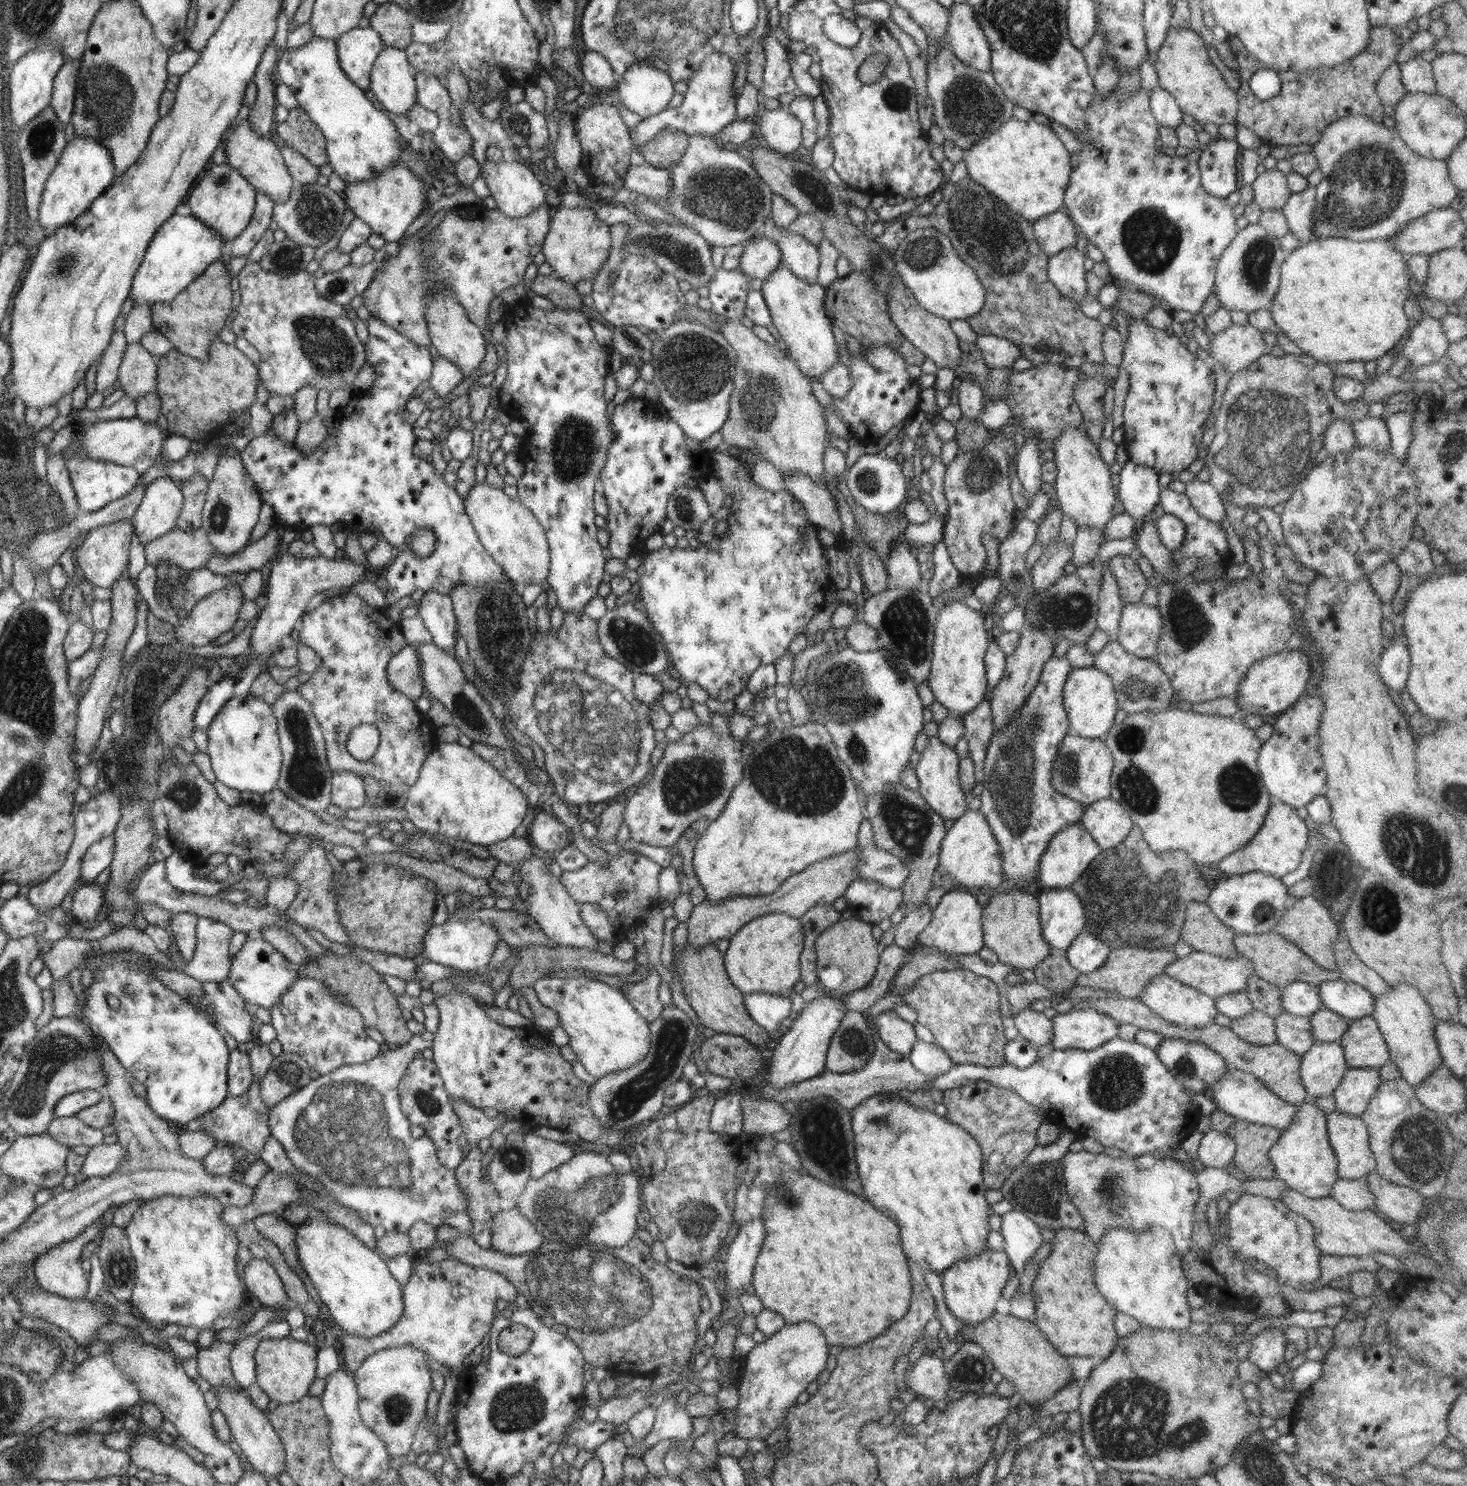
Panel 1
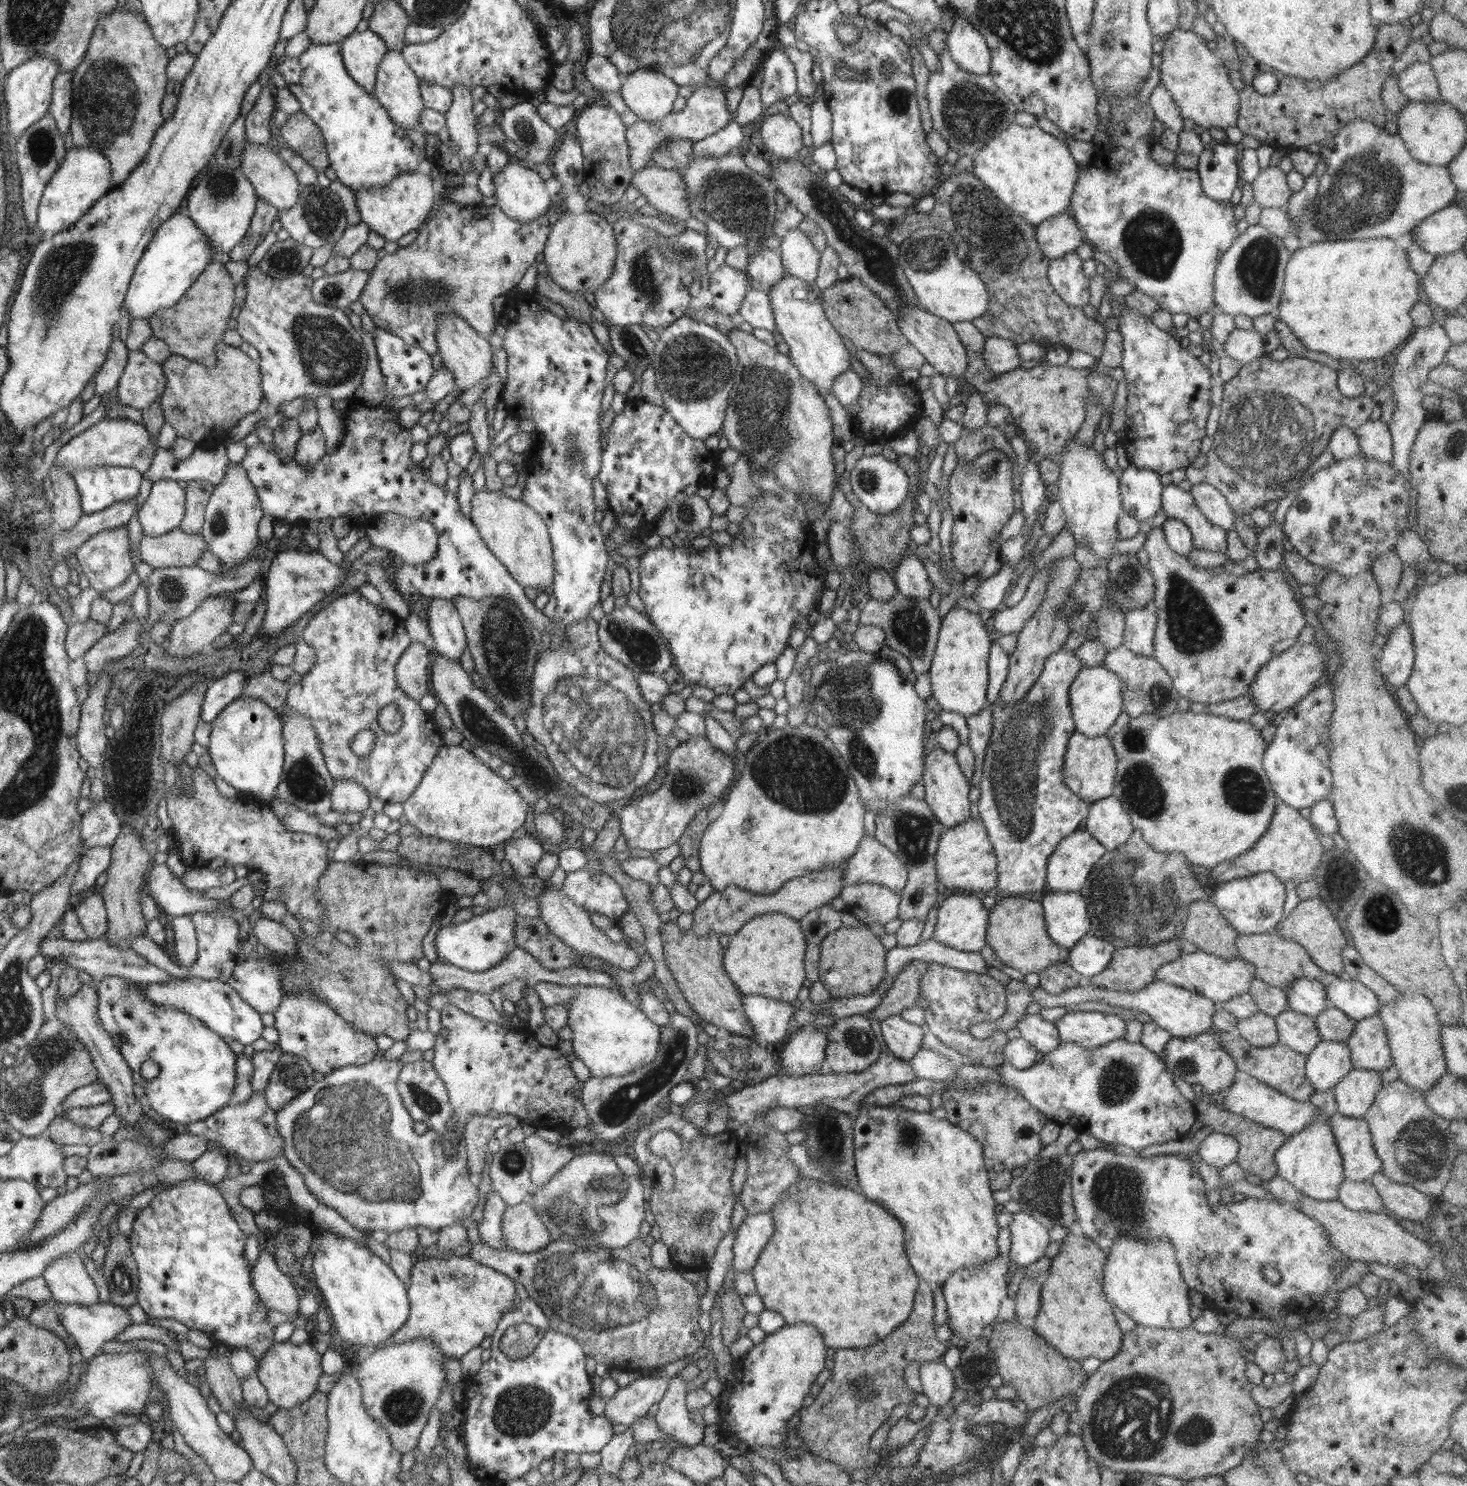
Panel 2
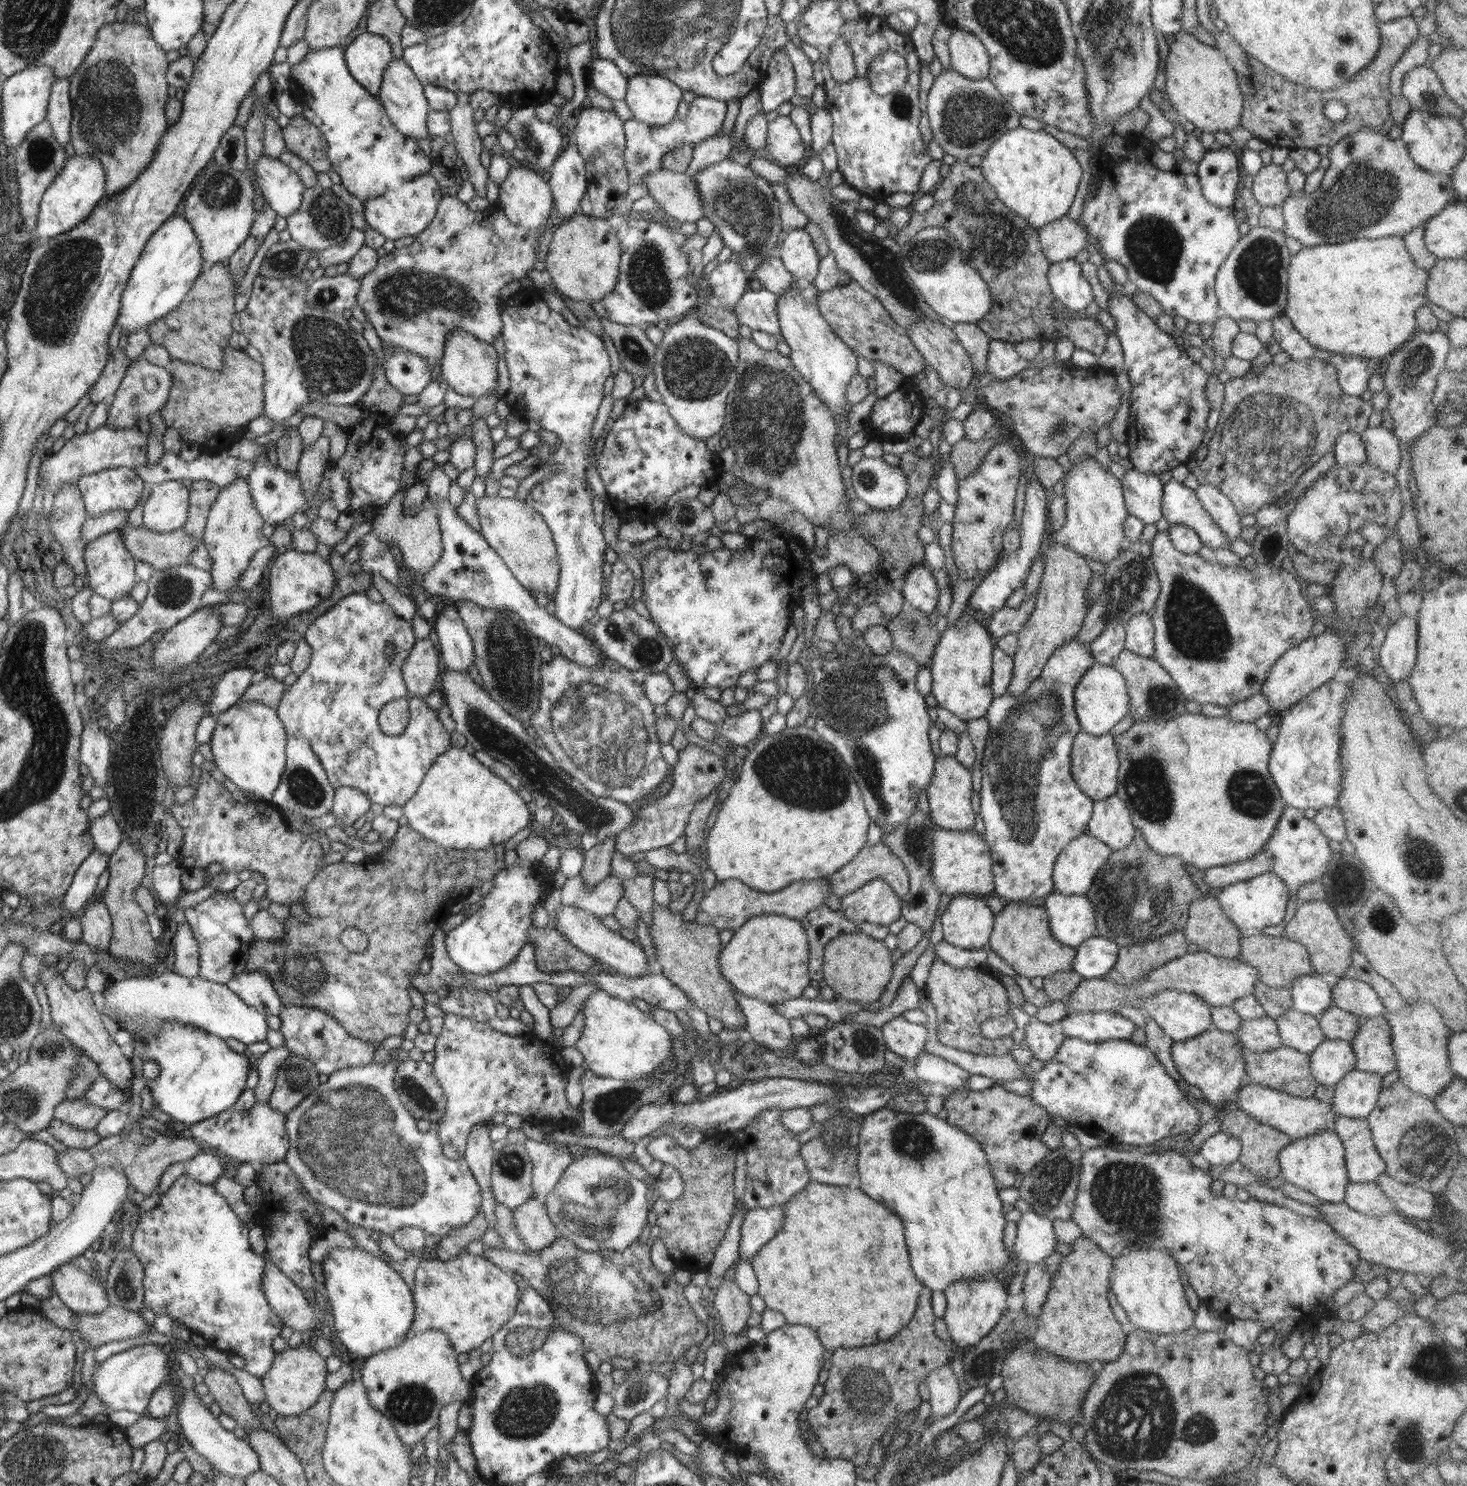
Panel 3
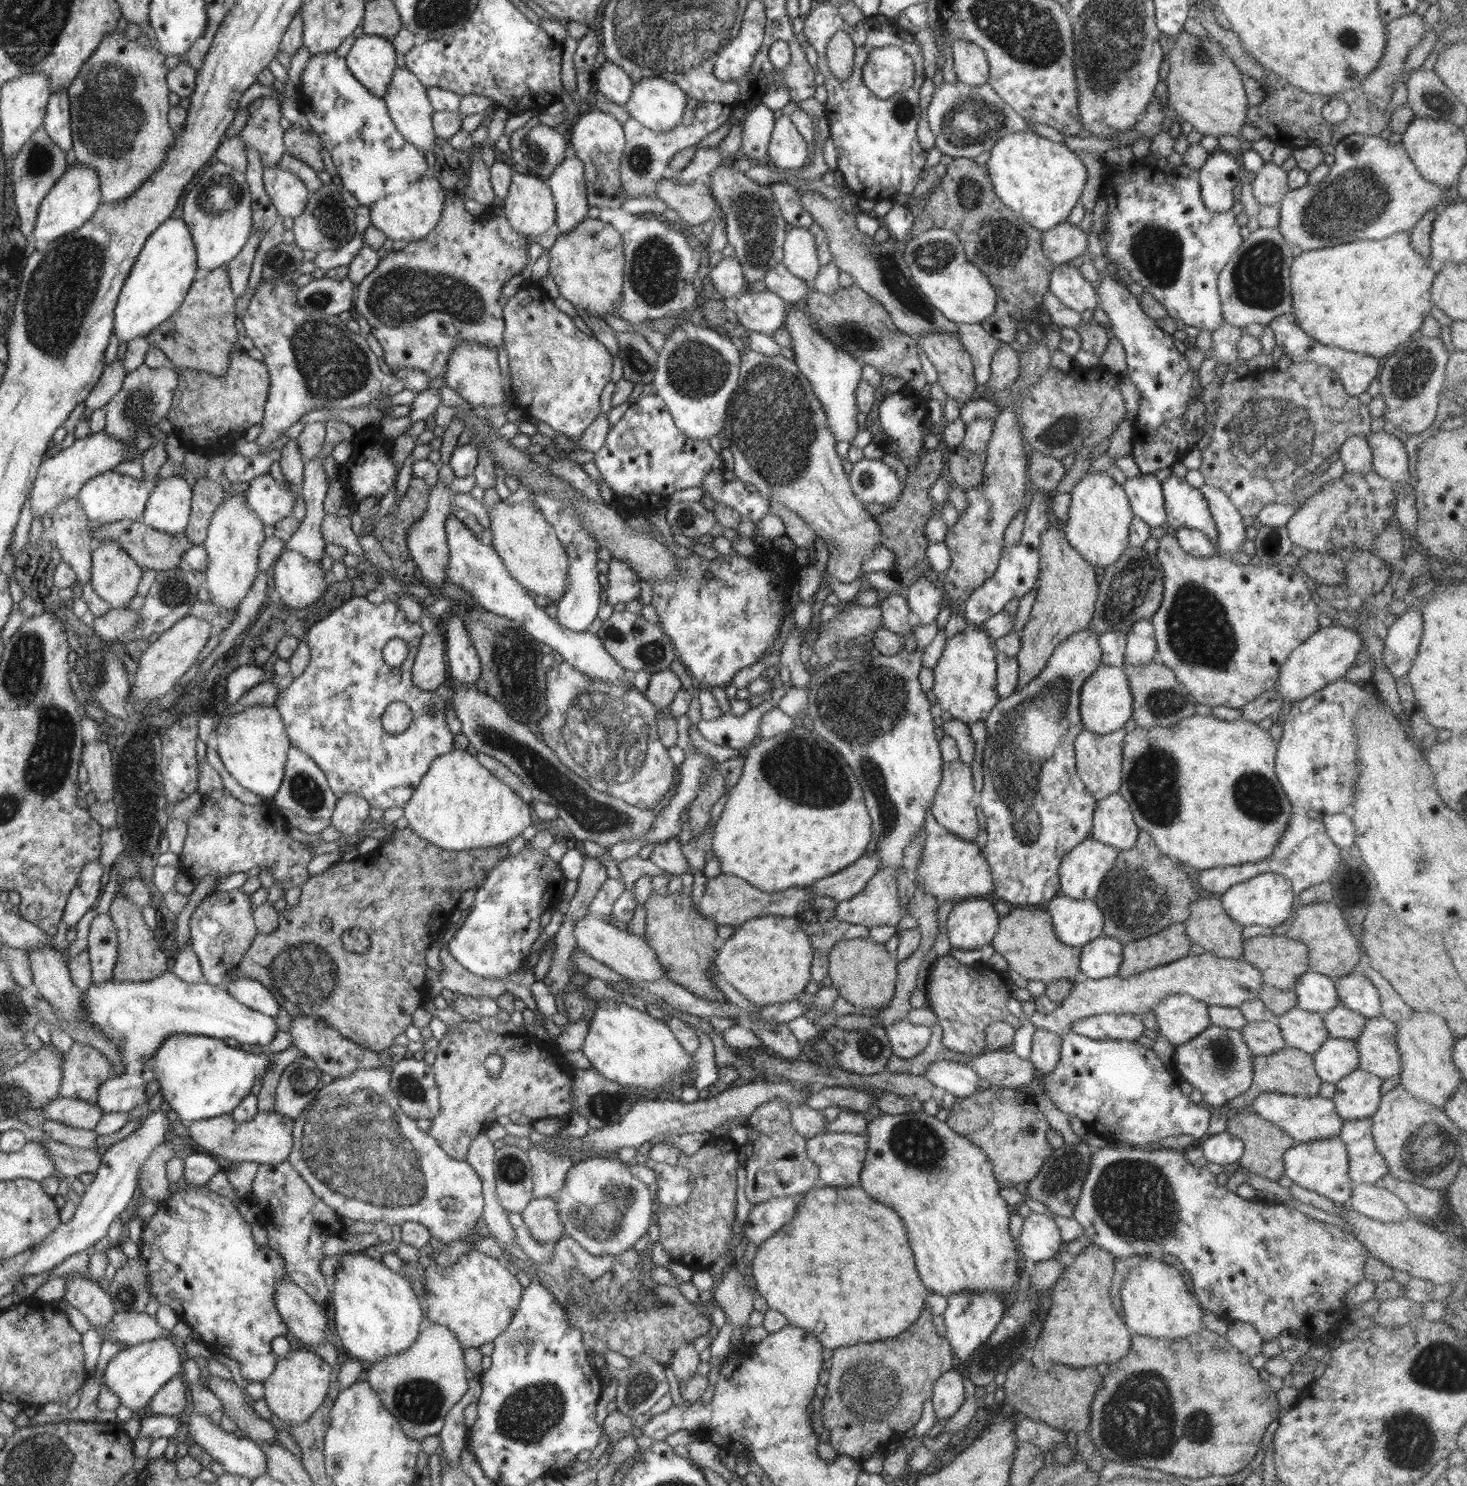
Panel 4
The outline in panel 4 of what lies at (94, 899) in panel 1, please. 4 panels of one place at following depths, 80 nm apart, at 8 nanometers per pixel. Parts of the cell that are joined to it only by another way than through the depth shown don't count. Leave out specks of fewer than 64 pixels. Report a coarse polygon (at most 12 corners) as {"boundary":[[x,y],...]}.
{"boundary":[[110,916],[90,922],[91,984],[113,979],[119,954]]}

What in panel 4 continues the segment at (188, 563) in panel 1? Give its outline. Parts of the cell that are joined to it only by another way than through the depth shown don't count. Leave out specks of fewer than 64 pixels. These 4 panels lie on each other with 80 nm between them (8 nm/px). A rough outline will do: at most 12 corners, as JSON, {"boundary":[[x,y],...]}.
{"boundary":[[132,519],[92,537],[119,543],[143,571],[179,569],[194,544]]}

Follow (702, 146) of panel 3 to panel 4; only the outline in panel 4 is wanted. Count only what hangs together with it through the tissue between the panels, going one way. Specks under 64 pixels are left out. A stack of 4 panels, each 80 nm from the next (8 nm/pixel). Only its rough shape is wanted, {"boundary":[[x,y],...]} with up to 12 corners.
{"boundary":[[718,147],[697,148],[675,182],[706,183],[722,163]]}

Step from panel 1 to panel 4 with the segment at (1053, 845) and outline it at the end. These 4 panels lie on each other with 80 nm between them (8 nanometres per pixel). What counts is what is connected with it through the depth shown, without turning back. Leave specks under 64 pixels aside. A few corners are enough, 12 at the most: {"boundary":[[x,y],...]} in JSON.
{"boundary":[[1094,838],[1059,866],[1060,894],[1092,900],[1120,850]]}

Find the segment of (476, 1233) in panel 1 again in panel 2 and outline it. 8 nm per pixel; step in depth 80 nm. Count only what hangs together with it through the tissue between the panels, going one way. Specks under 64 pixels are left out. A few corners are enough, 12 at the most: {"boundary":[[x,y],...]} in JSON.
{"boundary":[[491,1190],[480,1222],[482,1243],[504,1249],[503,1212],[507,1205]]}

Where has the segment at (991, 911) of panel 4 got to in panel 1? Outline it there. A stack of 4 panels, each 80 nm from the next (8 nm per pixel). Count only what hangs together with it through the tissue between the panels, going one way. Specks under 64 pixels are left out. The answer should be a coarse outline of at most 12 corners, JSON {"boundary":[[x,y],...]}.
{"boundary":[[948,891],[918,941],[972,955],[984,948],[970,891]]}

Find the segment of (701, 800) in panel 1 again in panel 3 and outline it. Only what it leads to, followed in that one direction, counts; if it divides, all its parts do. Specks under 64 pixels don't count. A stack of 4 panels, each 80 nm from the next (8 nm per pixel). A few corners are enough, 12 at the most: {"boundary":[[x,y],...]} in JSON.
{"boundary":[[688,744],[672,788],[616,838],[628,857],[670,847],[696,803],[726,779],[724,759]]}

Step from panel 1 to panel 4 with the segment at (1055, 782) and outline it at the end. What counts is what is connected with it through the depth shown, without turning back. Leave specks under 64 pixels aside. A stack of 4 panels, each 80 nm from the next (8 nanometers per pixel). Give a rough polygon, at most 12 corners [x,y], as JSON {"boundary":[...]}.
{"boundary":[[1126,729],[1075,738],[1076,769],[1096,801],[1122,786]]}

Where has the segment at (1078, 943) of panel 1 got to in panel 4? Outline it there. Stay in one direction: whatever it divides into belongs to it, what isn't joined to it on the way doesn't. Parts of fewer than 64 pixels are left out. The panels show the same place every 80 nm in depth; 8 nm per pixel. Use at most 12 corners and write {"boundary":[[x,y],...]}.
{"boundary":[[1100,936],[1081,947],[1083,977],[1117,974],[1123,944]]}

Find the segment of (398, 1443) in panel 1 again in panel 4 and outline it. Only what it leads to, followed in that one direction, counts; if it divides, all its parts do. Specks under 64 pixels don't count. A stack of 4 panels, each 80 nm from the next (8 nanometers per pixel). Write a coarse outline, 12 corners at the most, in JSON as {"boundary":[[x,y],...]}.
{"boundary":[[424,1327],[366,1383],[407,1436],[441,1431],[468,1391],[464,1349]]}

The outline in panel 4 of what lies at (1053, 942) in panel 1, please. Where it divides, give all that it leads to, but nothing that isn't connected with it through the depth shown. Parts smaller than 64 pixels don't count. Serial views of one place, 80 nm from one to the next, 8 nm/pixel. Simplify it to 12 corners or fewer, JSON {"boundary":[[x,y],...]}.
{"boundary":[[1059,894],[1044,907],[1056,936],[1083,947],[1102,936],[1094,900]]}

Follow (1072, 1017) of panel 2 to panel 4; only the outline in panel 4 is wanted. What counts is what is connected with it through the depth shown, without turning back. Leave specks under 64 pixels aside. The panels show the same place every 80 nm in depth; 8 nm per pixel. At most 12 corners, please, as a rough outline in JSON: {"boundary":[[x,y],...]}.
{"boundary":[[1097,1014],[1071,1031],[1100,1041],[1137,1041],[1145,1026],[1131,1014]]}

